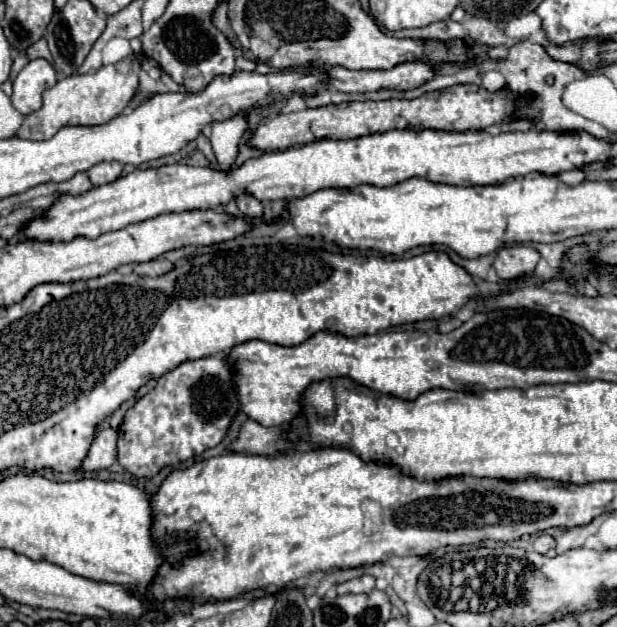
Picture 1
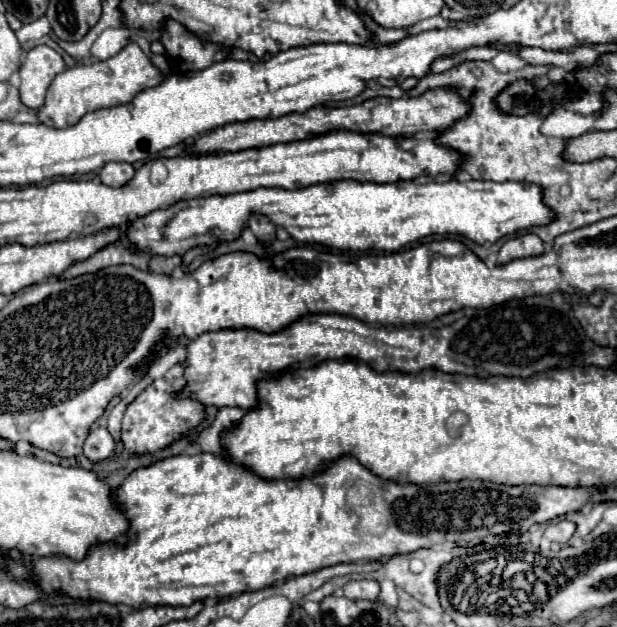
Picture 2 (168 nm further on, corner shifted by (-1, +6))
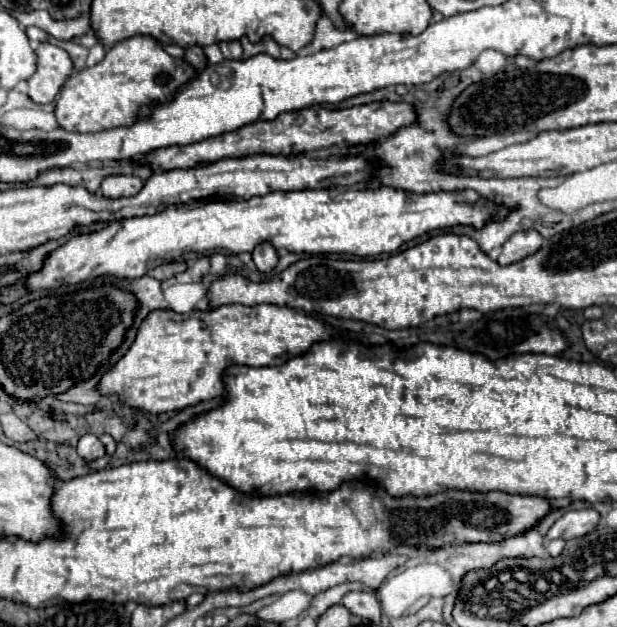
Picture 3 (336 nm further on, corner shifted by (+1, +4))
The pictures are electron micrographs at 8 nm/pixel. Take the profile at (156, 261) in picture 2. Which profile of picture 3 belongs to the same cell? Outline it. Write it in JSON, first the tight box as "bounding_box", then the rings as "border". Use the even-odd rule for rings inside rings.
{"bounding_box":[148,262,186,282],"border":[[[168,262],[168,264],[156,266],[154,270],[148,270],[148,276],[152,276],[152,278],[156,278],[156,280],[162,282],[162,280],[168,280],[168,278],[184,272],[184,270],[186,270],[184,262]]]}

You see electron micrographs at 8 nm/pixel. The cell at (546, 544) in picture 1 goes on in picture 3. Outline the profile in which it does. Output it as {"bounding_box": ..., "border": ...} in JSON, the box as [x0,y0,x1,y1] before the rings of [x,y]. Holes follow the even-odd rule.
{"bounding_box":[546,510,600,540],"border":[[[576,510],[576,512],[566,512],[562,514],[554,526],[548,530],[546,538],[554,540],[554,538],[562,538],[562,540],[570,540],[570,538],[580,538],[586,536],[588,532],[594,530],[594,526],[598,524],[600,514],[596,510]]]}

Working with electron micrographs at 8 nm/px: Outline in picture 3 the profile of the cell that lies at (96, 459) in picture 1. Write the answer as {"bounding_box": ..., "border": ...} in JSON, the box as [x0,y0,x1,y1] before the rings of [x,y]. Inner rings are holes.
{"bounding_box":[82,434,106,462],"border":[[[84,434],[82,436],[82,458],[84,460],[88,460],[88,462],[98,460],[104,454],[106,454],[106,450],[104,450],[104,446],[96,434]]]}

